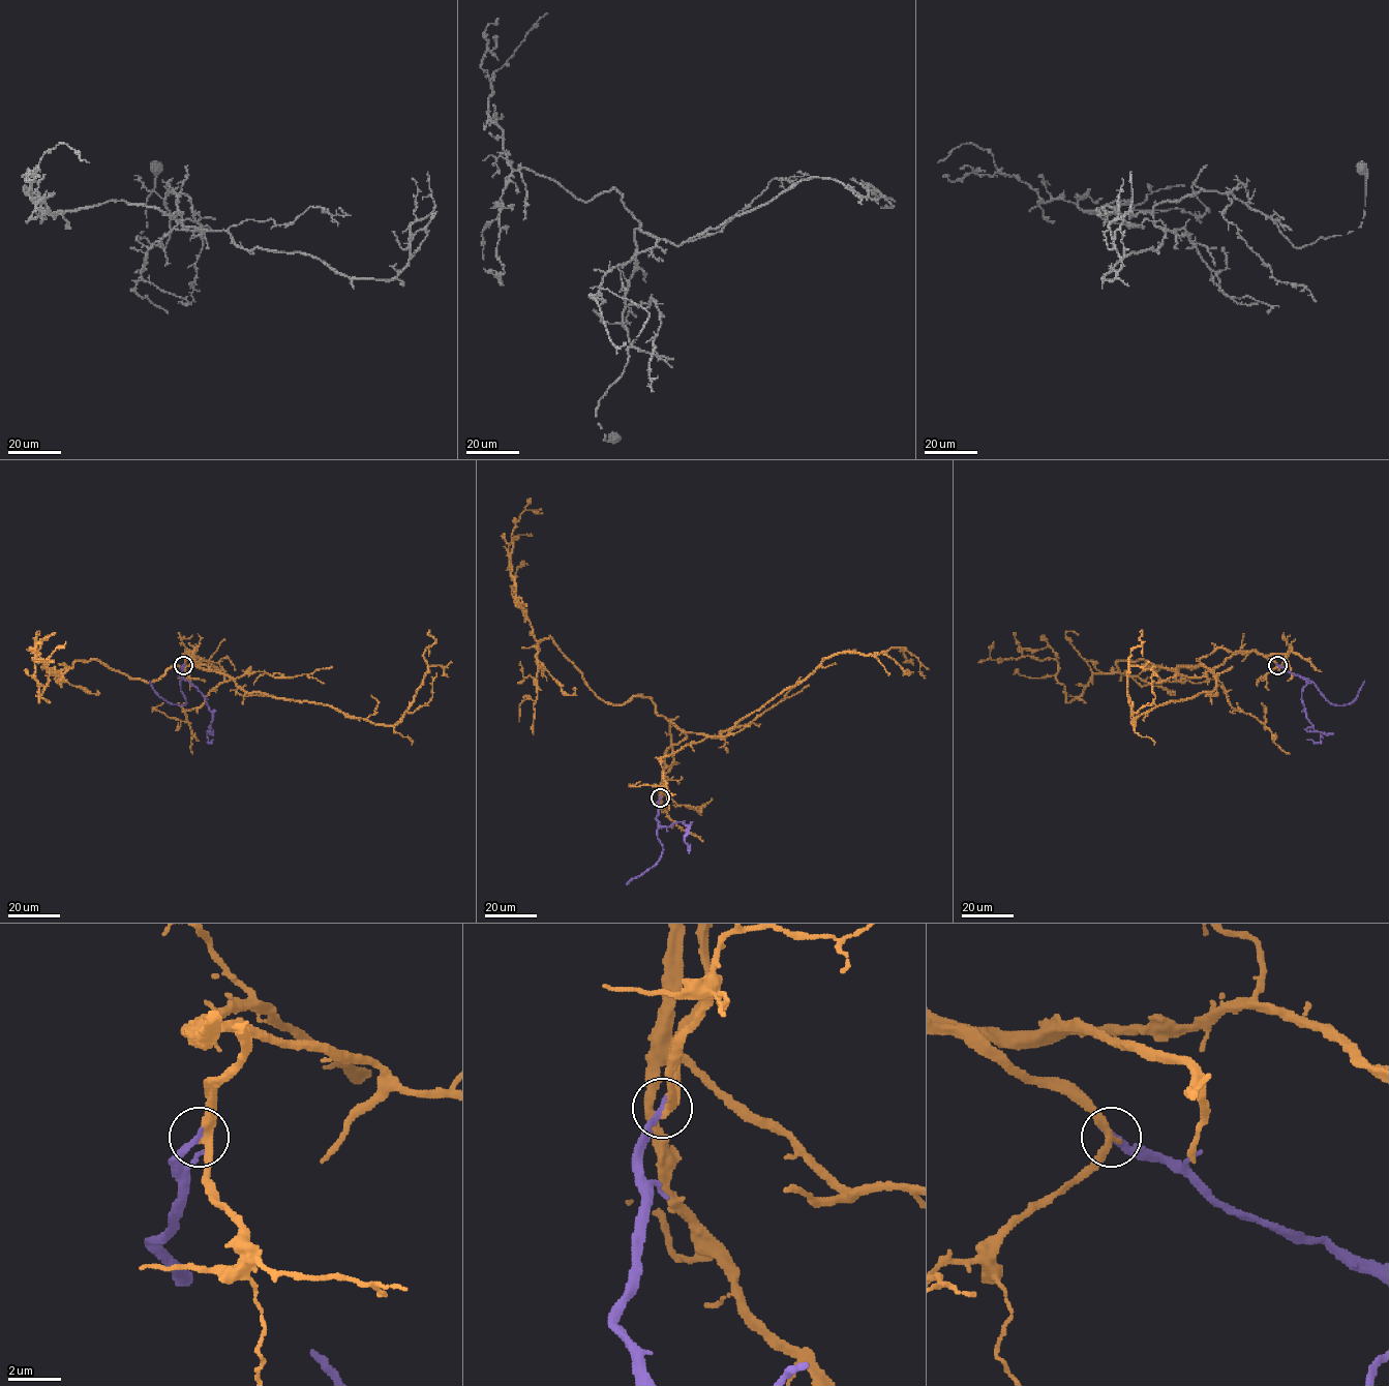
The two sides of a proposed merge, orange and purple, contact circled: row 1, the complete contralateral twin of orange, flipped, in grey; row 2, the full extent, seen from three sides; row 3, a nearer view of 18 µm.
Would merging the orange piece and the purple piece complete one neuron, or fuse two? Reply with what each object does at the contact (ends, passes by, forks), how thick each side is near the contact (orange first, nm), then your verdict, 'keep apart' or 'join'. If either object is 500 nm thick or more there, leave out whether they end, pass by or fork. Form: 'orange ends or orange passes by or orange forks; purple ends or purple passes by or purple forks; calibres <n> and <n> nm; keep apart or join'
orange passes by; purple ends; calibres 300 and 280 nm; join

